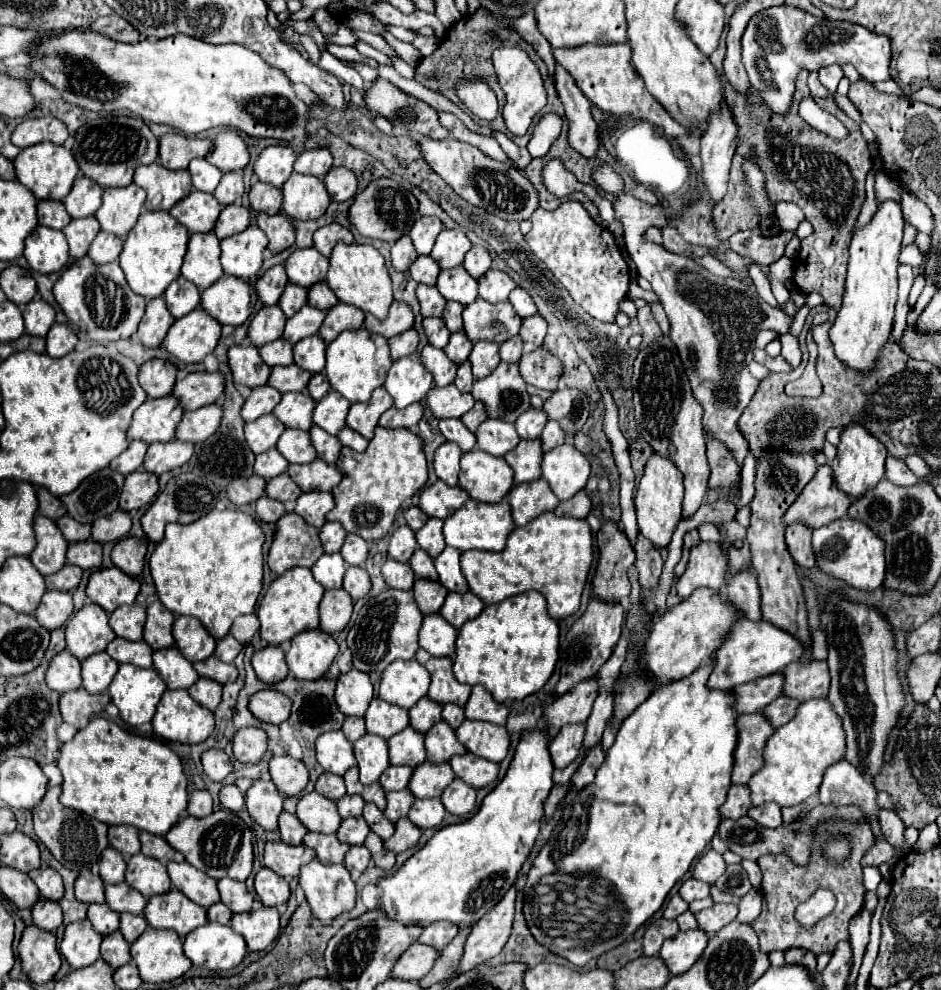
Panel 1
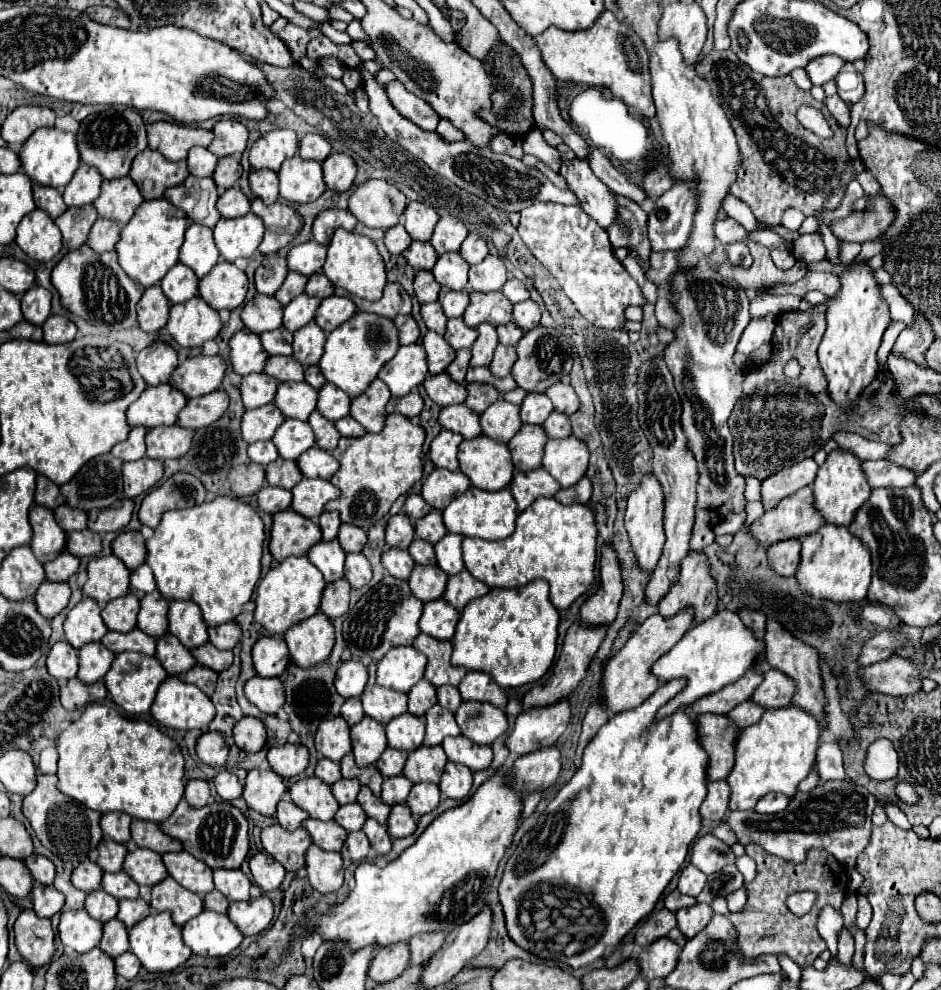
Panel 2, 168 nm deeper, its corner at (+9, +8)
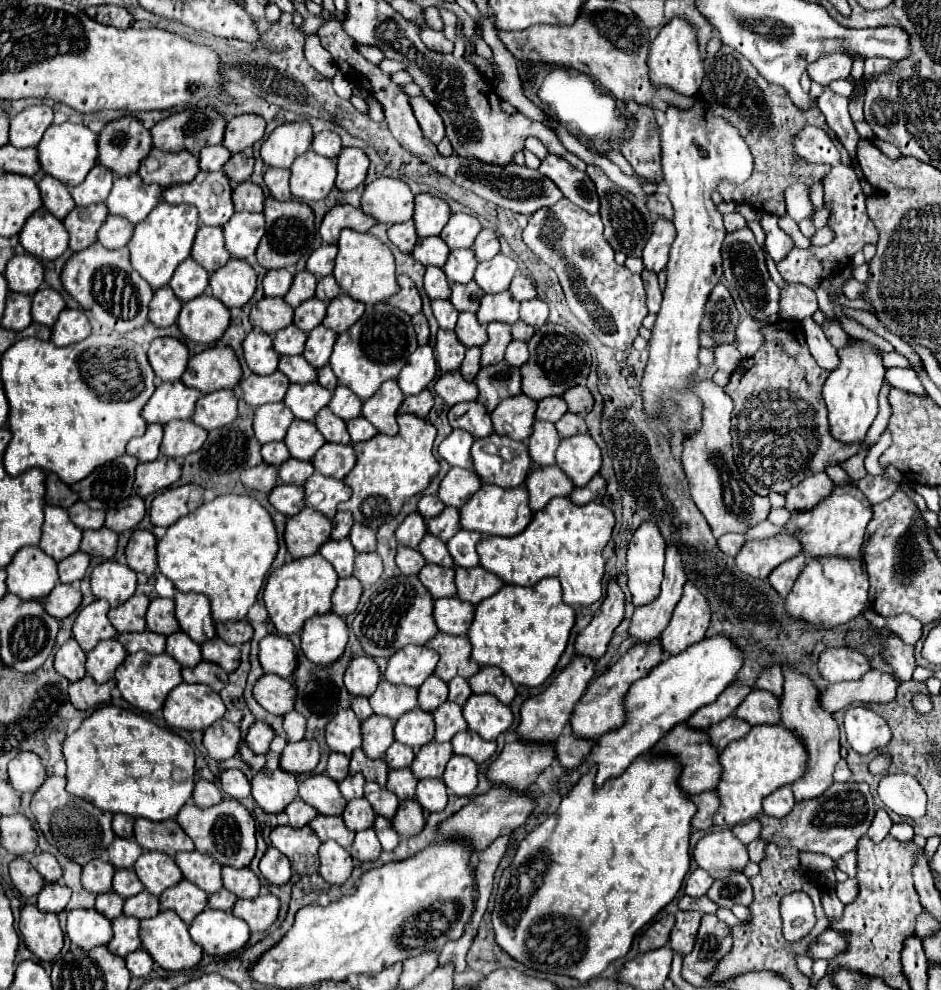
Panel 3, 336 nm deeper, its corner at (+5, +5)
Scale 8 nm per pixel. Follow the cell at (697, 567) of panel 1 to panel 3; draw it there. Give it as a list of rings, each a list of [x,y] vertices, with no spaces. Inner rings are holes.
[[[686,582],[684,594],[674,608],[668,628],[662,632],[662,648],[666,654],[674,656],[684,652],[688,646],[704,640],[704,634],[710,624],[710,606],[708,600]]]

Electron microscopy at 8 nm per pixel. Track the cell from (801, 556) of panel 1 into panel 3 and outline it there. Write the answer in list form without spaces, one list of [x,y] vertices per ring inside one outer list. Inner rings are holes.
[[[798,554],[794,558],[790,558],[790,562],[782,562],[778,568],[774,568],[774,572],[768,576],[768,582],[774,590],[778,590],[780,596],[788,596],[790,588],[794,586],[794,580],[798,578],[798,574],[802,572],[802,566],[806,566],[806,556]]]

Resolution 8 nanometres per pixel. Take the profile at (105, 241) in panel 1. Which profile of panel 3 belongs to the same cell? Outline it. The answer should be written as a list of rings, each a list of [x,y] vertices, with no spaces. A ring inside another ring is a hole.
[[[108,216],[102,228],[98,230],[98,242],[110,250],[124,248],[128,240],[132,238],[134,224],[128,220],[122,220],[122,216]]]

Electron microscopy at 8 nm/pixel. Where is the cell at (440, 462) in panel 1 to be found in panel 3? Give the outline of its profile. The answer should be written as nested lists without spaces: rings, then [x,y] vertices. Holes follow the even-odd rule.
[[[452,430],[452,434],[438,446],[438,454],[450,464],[460,468],[472,468],[470,448],[474,444],[474,436],[466,430]]]

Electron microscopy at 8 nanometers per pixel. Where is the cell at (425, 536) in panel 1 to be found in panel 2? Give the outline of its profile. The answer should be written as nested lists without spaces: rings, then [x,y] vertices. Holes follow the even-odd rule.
[[[432,509],[426,517],[414,521],[414,531],[420,539],[430,541],[430,543],[436,543],[438,539],[442,539],[448,533],[442,523],[442,511]]]

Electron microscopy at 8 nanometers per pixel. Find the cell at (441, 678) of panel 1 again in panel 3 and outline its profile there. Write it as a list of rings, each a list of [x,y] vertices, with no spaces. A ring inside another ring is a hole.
[[[438,632],[426,646],[440,654],[434,674],[444,682],[450,682],[454,676],[470,678],[480,670],[480,666],[470,660],[470,642],[466,636],[446,636]]]

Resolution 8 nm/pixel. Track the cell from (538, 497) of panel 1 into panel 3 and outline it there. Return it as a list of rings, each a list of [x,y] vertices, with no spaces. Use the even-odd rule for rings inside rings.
[[[538,466],[530,470],[526,478],[526,486],[530,492],[530,506],[532,510],[544,508],[556,496],[570,496],[574,490],[572,480],[556,466]]]

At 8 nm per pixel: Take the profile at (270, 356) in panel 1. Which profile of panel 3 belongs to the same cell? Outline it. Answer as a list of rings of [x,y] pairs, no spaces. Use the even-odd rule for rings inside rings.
[[[290,324],[288,328],[282,328],[280,332],[276,332],[274,336],[274,348],[280,356],[294,356],[300,355],[304,351],[304,344],[306,344],[308,334],[302,332],[298,326]]]

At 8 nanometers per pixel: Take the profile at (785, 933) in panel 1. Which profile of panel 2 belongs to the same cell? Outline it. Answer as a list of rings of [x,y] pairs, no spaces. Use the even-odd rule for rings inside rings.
[[[754,843],[746,845],[746,855],[756,861],[758,871],[756,871],[756,879],[752,883],[746,883],[748,889],[746,907],[740,913],[730,915],[730,921],[738,931],[740,951],[746,957],[758,957],[762,953],[774,953],[774,955],[786,953],[800,967],[812,965],[814,959],[826,949],[826,941],[820,937],[816,929],[818,915],[826,905],[840,909],[848,891],[848,875],[844,865],[840,865],[840,861],[832,853],[826,853],[824,849],[812,849],[808,853],[808,859],[800,865],[782,861],[776,855],[762,851]],[[800,891],[816,891],[818,899],[810,913],[796,917],[788,909],[786,899],[792,893],[800,893]]]

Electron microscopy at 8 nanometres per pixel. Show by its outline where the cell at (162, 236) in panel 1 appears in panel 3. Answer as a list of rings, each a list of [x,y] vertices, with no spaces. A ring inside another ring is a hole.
[[[160,202],[144,222],[140,222],[134,228],[132,240],[128,242],[130,248],[130,258],[132,258],[132,266],[134,270],[138,270],[144,280],[154,288],[162,288],[170,282],[174,270],[178,268],[178,264],[182,264],[192,250],[192,242],[198,230],[198,210],[194,206],[172,206],[166,202]]]

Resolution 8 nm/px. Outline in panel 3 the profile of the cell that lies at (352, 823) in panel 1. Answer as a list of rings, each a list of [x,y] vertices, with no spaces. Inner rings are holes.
[[[358,798],[358,800],[348,802],[348,806],[344,808],[342,818],[344,818],[346,826],[348,826],[352,832],[360,832],[360,830],[372,828],[376,814],[374,814],[374,810],[372,810],[372,804],[370,804],[366,798]]]

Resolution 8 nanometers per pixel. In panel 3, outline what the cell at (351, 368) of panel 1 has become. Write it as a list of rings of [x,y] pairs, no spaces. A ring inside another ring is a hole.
[[[380,302],[374,306],[366,306],[364,316],[352,328],[338,334],[334,352],[330,356],[330,366],[340,384],[348,386],[362,400],[368,400],[376,394],[382,382],[398,376],[416,348],[418,344],[416,332],[412,328],[412,318],[402,310]]]

